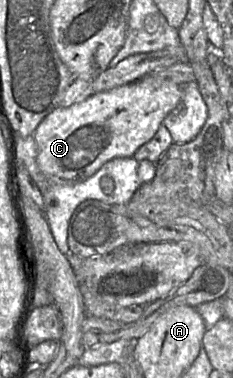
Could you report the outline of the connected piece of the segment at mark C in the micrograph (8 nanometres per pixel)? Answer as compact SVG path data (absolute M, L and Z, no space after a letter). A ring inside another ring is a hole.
M147 75L135 82L95 93L69 107L56 108L43 119L33 133L38 147L39 169L56 183L74 184L91 177L103 164L112 159L132 157L142 145L152 139L166 116L180 104L182 86L166 79Z

